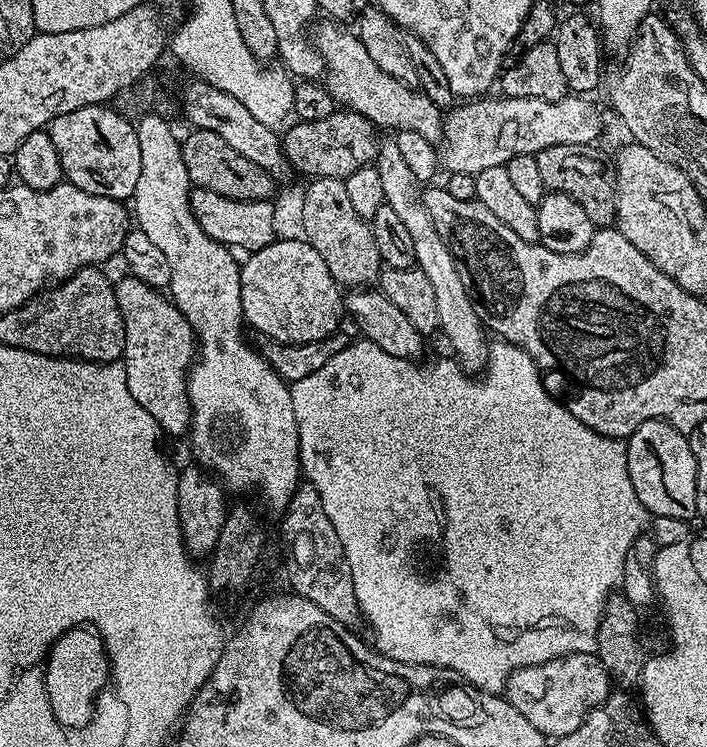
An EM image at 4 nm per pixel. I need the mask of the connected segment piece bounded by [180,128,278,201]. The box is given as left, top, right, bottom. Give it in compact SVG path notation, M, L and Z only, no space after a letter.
M197 128L183 137L180 149L182 162L186 162L186 174L190 174L193 186L202 190L214 190L214 194L222 194L231 200L266 200L271 201L278 188L278 182L262 166L250 162L250 158L242 158L238 150L232 149L218 134L210 134L210 130Z

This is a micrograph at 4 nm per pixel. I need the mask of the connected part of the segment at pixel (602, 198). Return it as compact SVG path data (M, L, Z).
M563 144L562 146L546 146L546 150L536 153L536 161L538 162L538 171L542 173L542 182L545 189L550 192L561 192L570 198L574 198L574 202L578 202L578 206L582 206L582 210L586 210L586 214L590 214L590 222L597 226L608 226L616 219L616 185L614 183L614 172L608 164L587 144Z

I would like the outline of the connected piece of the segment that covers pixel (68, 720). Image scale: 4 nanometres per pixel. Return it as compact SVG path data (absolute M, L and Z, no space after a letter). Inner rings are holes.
M68 633L52 644L45 662L45 690L49 695L50 709L54 718L66 730L83 727L83 720L87 719L89 704L93 692L109 681L109 673L104 668L104 657L100 650L100 643L96 636L88 633ZM76 648L76 654L70 653Z

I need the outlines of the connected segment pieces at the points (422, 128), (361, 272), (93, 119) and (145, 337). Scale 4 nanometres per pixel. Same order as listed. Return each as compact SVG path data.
M324 18L315 25L314 43L324 59L326 87L337 105L358 112L372 121L373 125L391 130L414 130L414 134L422 134L422 138L433 142L444 139L444 116L442 110L423 92L415 87L398 82L398 78L390 78L386 70L378 70L374 58L362 46L359 35L355 31L347 32L331 18Z
M317 176L311 181L312 184L304 192L304 201L300 204L300 228L303 239L308 241L318 254L326 262L326 267L330 269L330 274L336 279L336 283L348 290L360 290L365 286L372 286L380 279L382 265L378 246L374 242L372 225L369 221L358 216L350 203L349 195L346 194L344 180L330 178L329 176Z
M87 104L54 118L46 131L54 142L54 150L58 150L67 183L78 186L78 190L86 190L86 194L131 201L134 186L138 186L138 173L142 170L142 150L131 119L128 121L112 106Z
M131 274L114 284L116 297L118 298L118 310L122 310L122 322L126 330L126 342L124 343L124 355L122 363L126 370L126 386L130 394L134 394L134 402L154 418L154 422L160 428L165 437L180 436L189 431L192 423L192 407L188 397L188 370L192 367L198 355L198 341L190 322L176 309L176 305L163 291L152 288L146 282Z

